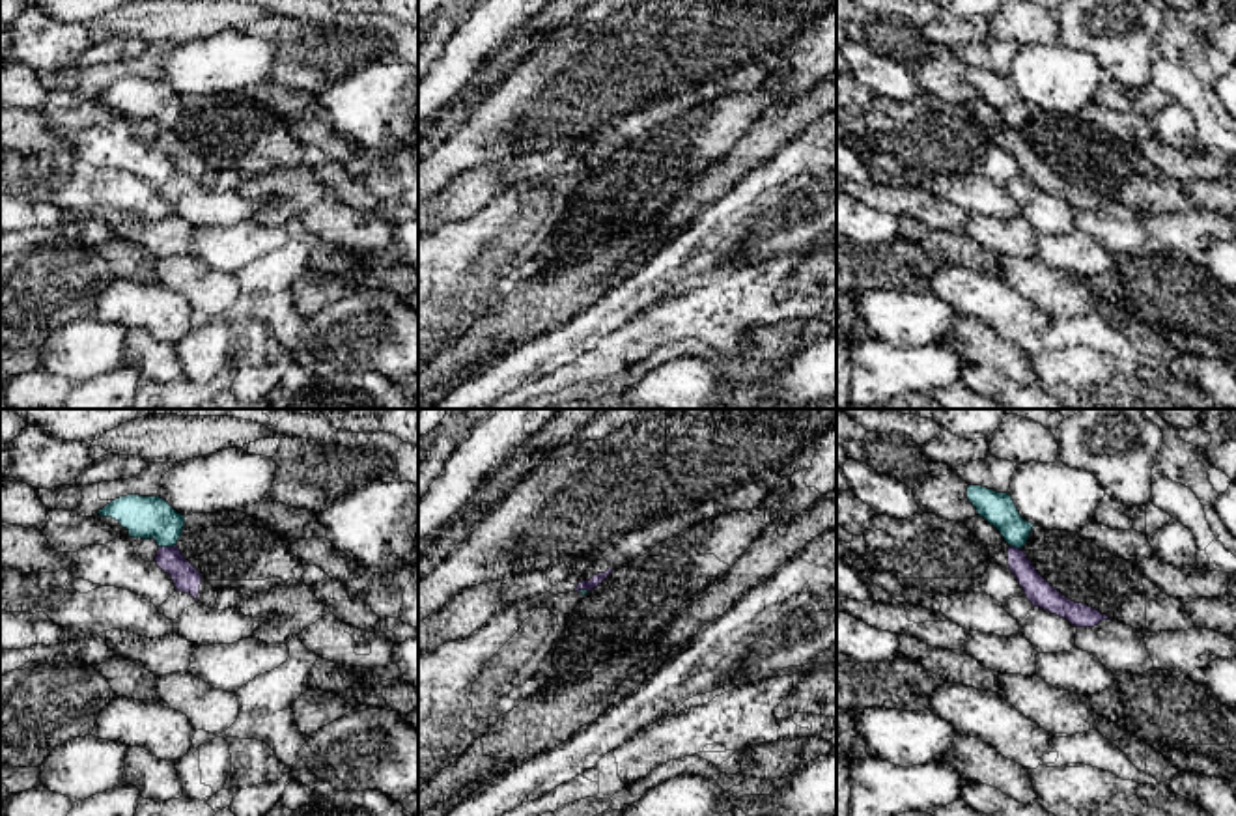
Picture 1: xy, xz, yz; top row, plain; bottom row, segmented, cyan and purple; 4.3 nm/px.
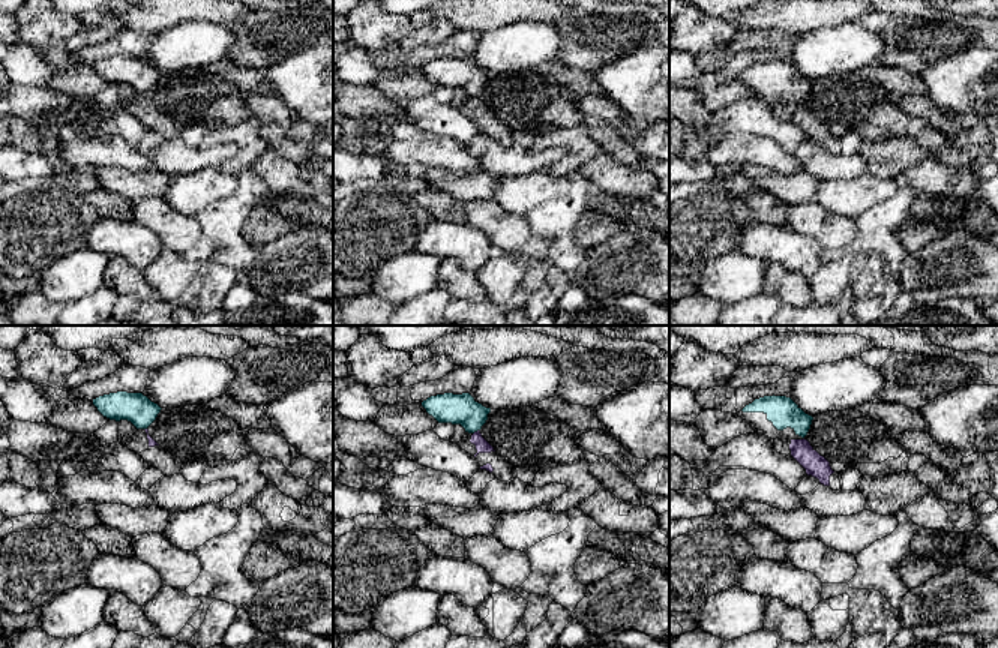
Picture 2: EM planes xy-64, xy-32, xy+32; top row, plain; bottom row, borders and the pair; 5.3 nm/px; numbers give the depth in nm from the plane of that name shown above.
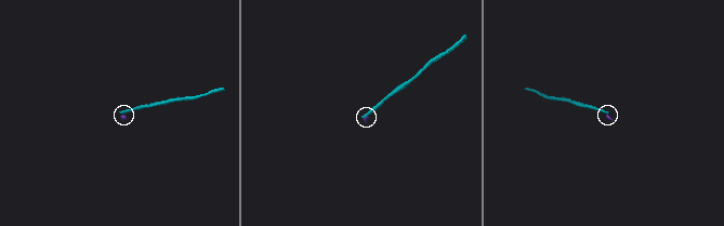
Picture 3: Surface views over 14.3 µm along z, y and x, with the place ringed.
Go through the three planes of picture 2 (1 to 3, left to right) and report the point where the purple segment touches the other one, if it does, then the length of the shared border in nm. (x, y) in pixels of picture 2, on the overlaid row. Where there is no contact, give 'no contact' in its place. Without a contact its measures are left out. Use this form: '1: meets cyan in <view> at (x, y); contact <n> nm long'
1: no contact
2: meets cyan in xy-32 at (476, 431); contact 50 nm long
3: no contact

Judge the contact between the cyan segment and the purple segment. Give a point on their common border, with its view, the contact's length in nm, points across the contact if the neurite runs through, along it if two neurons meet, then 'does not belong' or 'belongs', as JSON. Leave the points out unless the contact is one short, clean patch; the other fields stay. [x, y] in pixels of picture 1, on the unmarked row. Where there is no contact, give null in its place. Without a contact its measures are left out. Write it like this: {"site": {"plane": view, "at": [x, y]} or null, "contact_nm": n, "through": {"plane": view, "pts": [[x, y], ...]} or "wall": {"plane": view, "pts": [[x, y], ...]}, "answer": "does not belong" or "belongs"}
{"site": {"plane": "xy", "at": [167, 127]}, "contact_nm": 70, "wall": {"plane": "xy", "pts": [[174, 126], [159, 129]]}, "answer": "does not belong"}

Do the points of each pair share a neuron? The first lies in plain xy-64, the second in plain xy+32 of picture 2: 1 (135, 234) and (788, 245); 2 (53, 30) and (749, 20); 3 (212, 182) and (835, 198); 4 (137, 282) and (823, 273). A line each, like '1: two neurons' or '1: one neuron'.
1: one neuron
2: two neurons
3: one neuron
4: two neurons

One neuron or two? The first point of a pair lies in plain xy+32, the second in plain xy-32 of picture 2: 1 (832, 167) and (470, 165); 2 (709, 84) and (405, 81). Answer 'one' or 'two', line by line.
1: two
2: one

